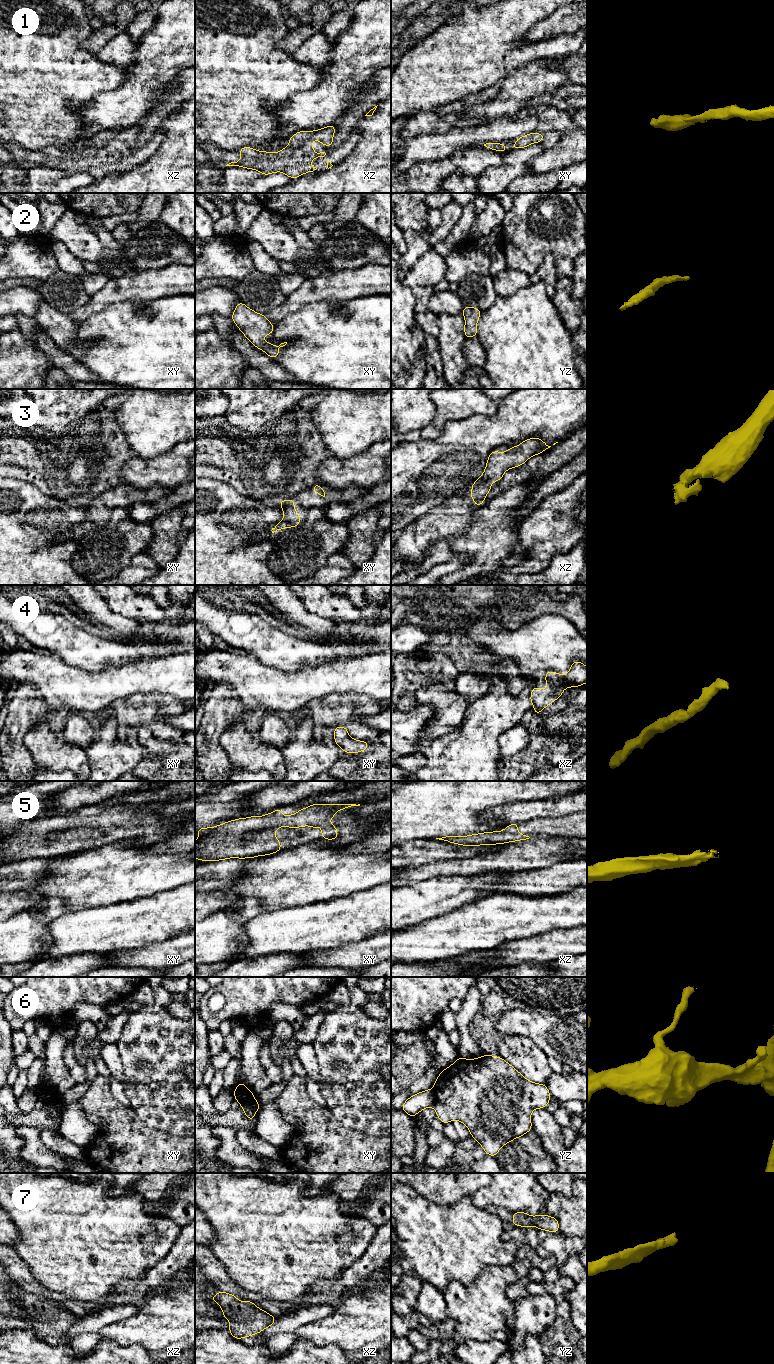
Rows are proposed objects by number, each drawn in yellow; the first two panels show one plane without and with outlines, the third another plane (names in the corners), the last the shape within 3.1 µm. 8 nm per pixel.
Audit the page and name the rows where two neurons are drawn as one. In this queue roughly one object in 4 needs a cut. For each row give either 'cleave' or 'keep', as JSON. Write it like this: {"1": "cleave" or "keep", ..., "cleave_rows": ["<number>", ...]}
{"1": "keep", "2": "keep", "3": "keep", "4": "keep", "5": "keep", "6": "cleave", "7": "keep", "cleave_rows": ["6"]}

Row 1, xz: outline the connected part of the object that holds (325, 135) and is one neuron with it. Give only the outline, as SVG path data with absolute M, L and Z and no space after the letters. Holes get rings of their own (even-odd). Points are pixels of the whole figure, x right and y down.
M335 124L313 131L298 131L288 140L289 146L277 153L242 147L239 149L241 159L226 166L253 169L262 175L282 172L291 179L298 178L317 169L311 165L312 159L326 155L325 152L315 153L311 141L316 140L323 146L332 146L334 134Z

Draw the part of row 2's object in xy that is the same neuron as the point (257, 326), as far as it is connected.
M242 302L237 303L231 319L254 346L264 351L270 358L276 358L279 354L279 348L287 344L284 342L279 346L274 346L264 341L262 339L264 336L273 333L273 323L270 323L264 314L255 312Z

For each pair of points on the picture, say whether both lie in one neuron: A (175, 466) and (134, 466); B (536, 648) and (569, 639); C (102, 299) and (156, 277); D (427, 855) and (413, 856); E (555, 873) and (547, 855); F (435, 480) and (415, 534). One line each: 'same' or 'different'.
A: same
B: same
C: same
D: same
E: different
F: different

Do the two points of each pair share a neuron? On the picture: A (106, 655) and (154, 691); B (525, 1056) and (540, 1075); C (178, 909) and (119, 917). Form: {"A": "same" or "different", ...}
{"A": "different", "B": "same", "C": "same"}

